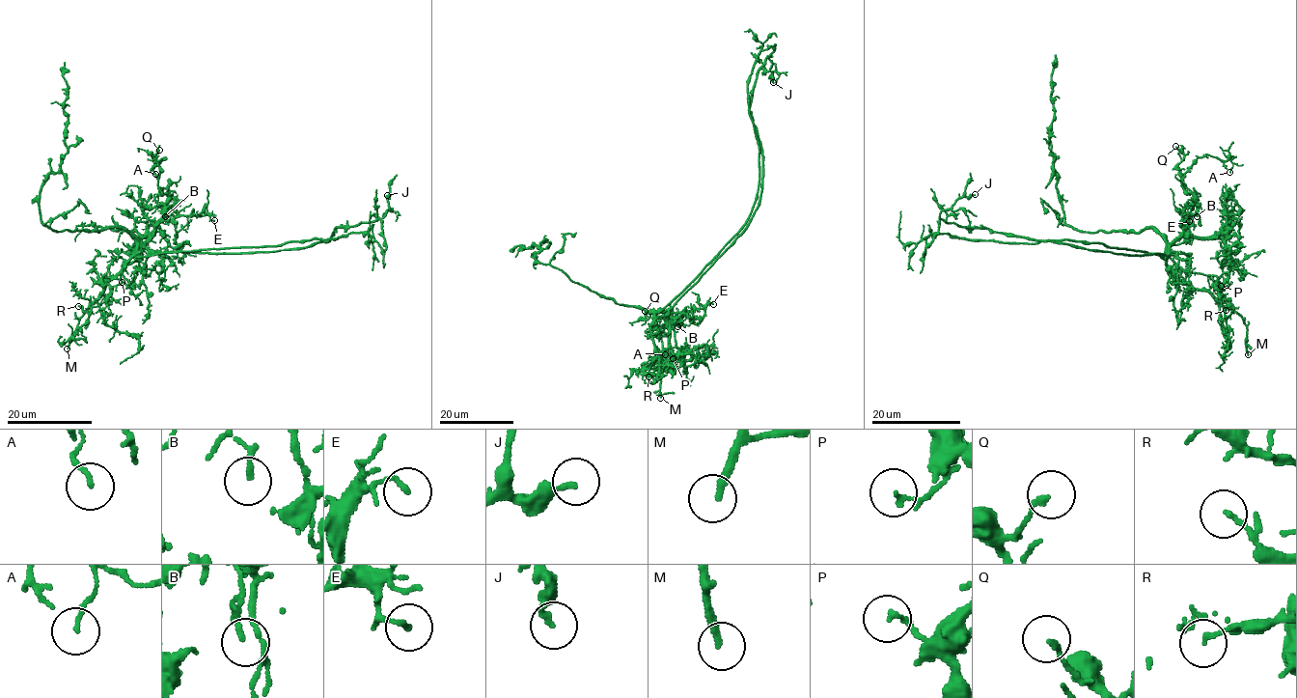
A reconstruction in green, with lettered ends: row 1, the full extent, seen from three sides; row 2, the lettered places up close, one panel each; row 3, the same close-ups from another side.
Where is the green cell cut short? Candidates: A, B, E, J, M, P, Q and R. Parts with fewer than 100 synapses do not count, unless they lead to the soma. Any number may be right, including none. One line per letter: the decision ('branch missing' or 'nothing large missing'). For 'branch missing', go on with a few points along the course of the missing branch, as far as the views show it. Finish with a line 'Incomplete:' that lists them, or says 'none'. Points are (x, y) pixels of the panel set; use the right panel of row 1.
A: nothing large missing
B: nothing large missing
E: nothing large missing
J: nothing large missing
M: branch missing
P: nothing large missing
Q: nothing large missing
R: nothing large missing
Incomplete: M

